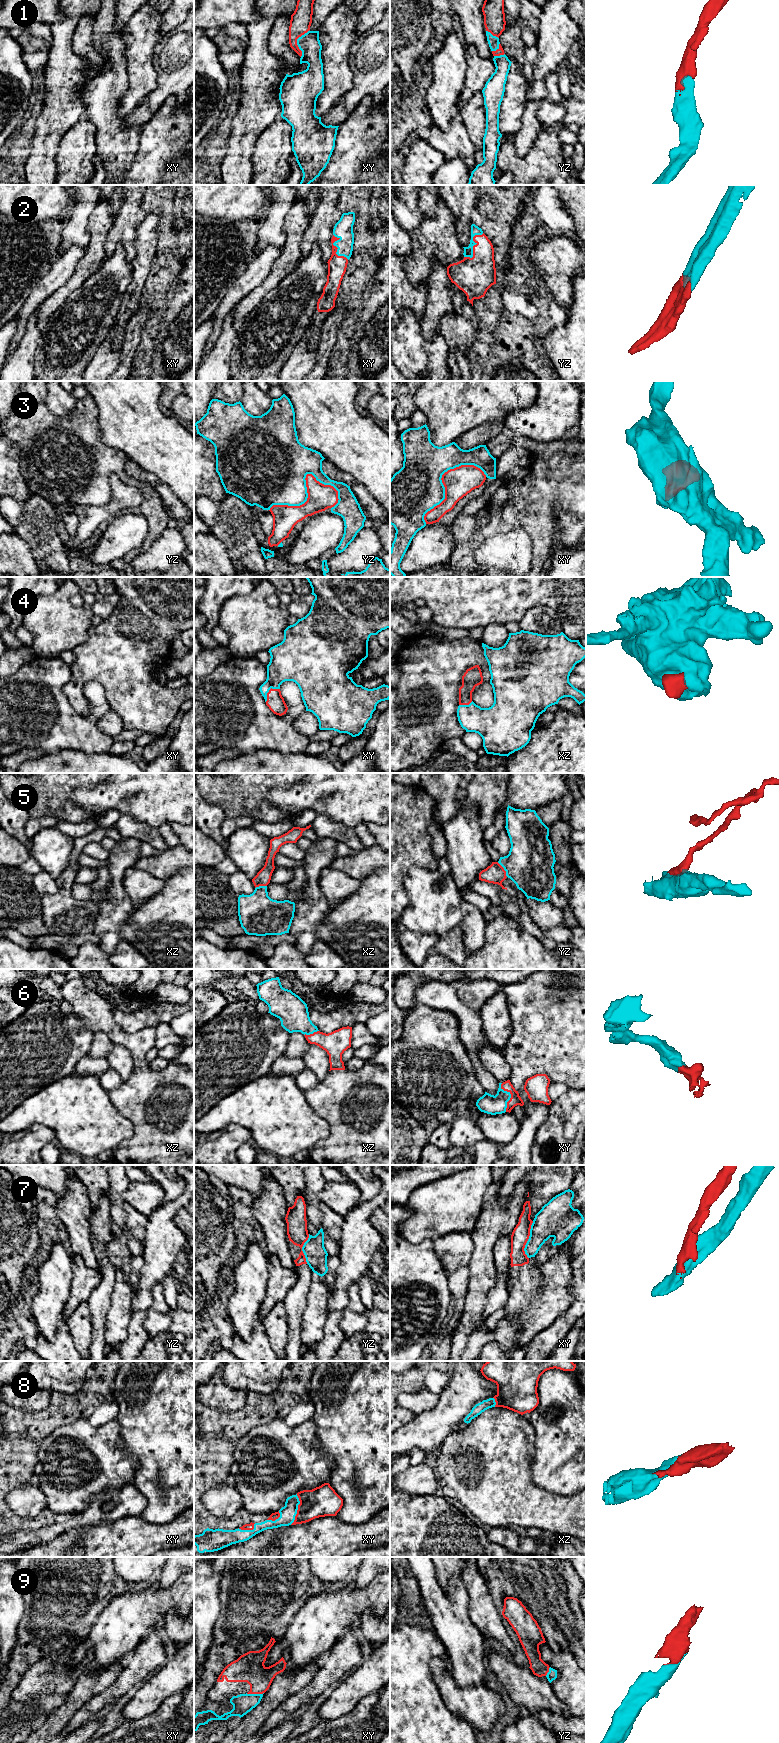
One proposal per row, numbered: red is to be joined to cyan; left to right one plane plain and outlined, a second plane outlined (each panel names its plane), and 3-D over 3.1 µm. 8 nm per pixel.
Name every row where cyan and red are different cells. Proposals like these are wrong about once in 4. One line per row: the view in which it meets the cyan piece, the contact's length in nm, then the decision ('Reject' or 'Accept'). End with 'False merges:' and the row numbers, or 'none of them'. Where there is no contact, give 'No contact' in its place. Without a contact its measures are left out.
1: Touches cyan in xy. Shared border 220 nm. Accept
2: Touches cyan in yz. Shared border 260 nm. Accept
3: Touches cyan in yz. Shared border 600 nm. Reject
4: Touches cyan in xy. Shared border 160 nm. Accept
5: Touches cyan in yz. Shared border 150 nm. Accept
6: Touches cyan in xy. Shared border 240 nm. Accept
7: Touches cyan in xy. Shared border 300 nm. Reject
8: Touches cyan in xy. Shared border 260 nm. Accept
9: Touches cyan in xy. Shared border 140 nm. Accept
False merges: 3, 7

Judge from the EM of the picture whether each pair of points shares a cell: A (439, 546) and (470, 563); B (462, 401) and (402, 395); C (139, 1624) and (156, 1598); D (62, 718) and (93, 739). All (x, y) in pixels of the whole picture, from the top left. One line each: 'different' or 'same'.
A: different
B: different
C: same
D: same

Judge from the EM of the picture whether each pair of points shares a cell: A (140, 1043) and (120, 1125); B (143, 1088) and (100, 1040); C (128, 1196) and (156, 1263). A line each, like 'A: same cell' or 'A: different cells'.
A: different cells
B: different cells
C: different cells

